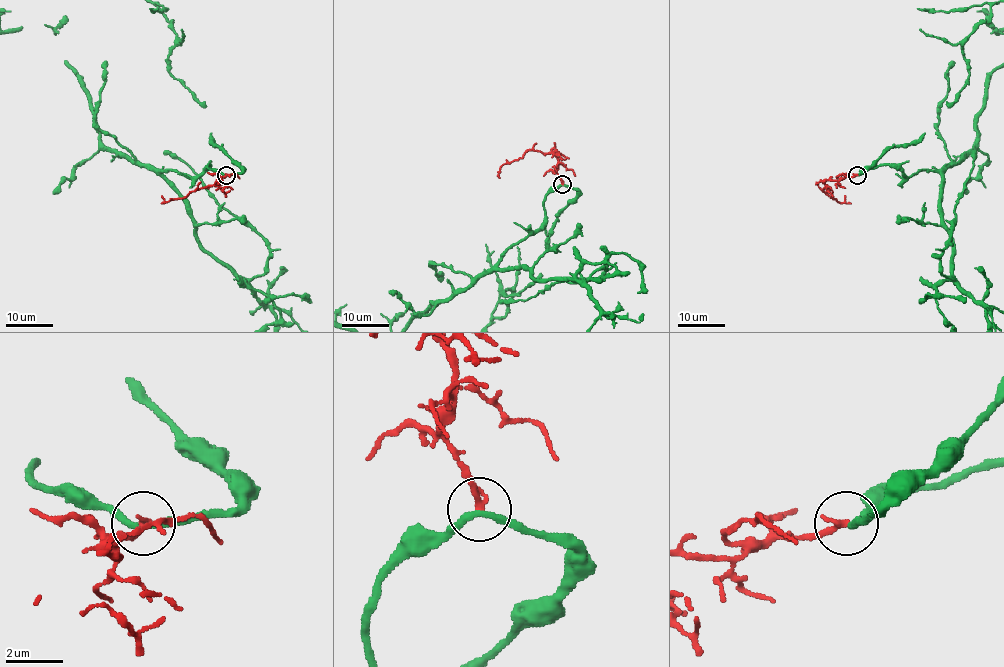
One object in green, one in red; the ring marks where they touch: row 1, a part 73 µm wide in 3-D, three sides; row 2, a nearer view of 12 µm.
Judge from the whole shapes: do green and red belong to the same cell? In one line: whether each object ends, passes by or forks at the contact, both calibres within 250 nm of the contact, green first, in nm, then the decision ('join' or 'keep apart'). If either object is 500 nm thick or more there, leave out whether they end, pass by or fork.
green passes by | red ends | 240/260 nm | keep apart

